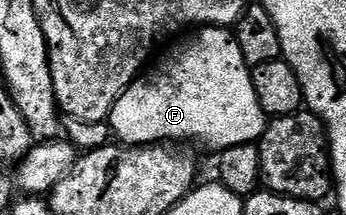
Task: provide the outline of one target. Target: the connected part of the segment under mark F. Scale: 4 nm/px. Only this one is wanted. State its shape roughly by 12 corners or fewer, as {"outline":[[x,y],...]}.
{"outline":[[201,26],[106,119],[130,146],[259,143],[235,33]]}

